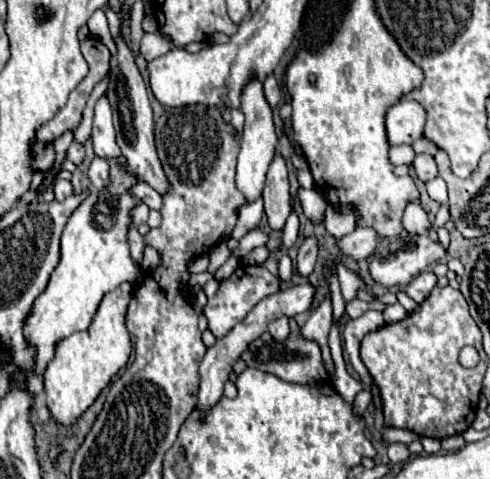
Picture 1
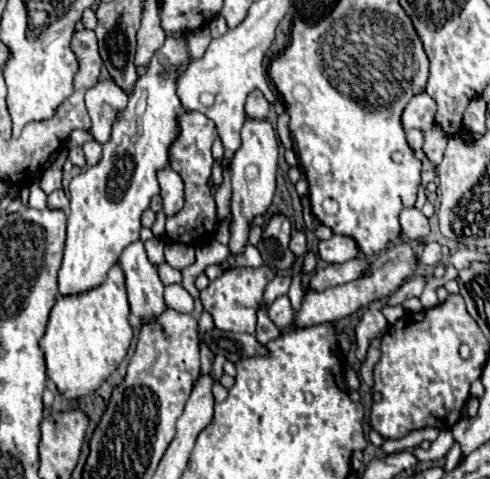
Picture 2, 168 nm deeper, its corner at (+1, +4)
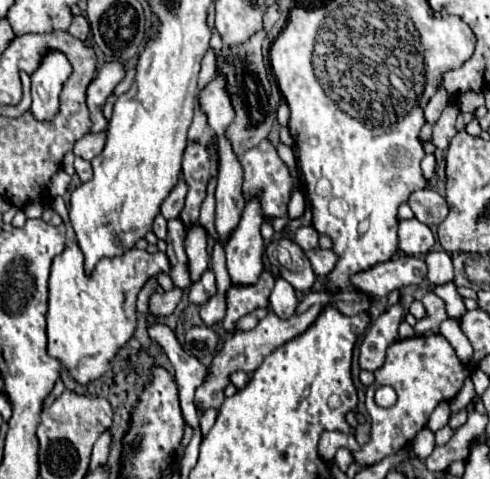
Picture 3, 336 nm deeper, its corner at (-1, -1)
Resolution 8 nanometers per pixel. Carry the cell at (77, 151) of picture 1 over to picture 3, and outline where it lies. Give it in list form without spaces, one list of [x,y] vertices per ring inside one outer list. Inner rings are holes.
[[[76,157],[74,169],[76,169],[76,173],[78,173],[78,177],[80,177],[82,183],[84,183],[84,181],[90,181],[90,177],[92,177],[92,167],[90,167],[90,163],[88,163],[86,159]]]

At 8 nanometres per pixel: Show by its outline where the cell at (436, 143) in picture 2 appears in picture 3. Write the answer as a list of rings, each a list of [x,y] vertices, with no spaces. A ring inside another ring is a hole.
[[[450,103],[450,105],[442,111],[440,119],[434,123],[432,143],[434,143],[438,149],[448,149],[450,141],[452,141],[452,139],[454,139],[454,135],[458,133],[458,131],[456,131],[456,127],[454,127],[458,113],[460,113],[460,109],[458,109],[458,107],[454,107],[454,103]]]

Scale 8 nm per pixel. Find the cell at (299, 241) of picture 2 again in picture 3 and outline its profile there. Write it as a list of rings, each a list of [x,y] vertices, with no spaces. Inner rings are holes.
[[[302,225],[302,227],[296,231],[296,243],[298,243],[304,251],[318,247],[318,231],[316,231],[312,225]]]

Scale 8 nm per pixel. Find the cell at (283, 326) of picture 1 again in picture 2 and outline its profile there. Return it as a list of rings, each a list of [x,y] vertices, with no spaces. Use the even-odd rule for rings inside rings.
[[[288,296],[276,298],[276,300],[272,302],[272,306],[268,308],[268,316],[270,316],[270,320],[272,320],[280,330],[288,328],[288,326],[292,324],[292,320],[294,320],[294,312],[292,312],[292,308],[290,308]]]

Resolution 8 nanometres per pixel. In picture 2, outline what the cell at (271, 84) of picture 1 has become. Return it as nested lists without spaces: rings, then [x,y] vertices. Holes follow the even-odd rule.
[[[252,90],[246,100],[246,116],[248,118],[266,118],[270,104],[260,90]]]

